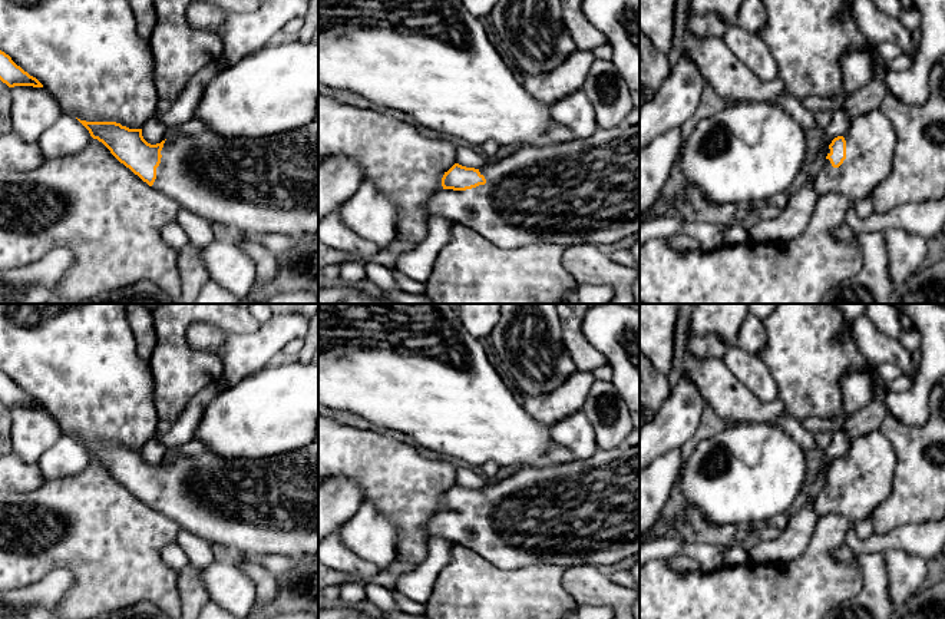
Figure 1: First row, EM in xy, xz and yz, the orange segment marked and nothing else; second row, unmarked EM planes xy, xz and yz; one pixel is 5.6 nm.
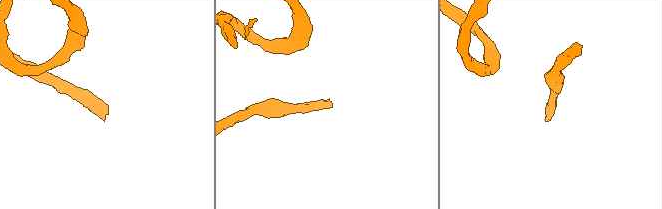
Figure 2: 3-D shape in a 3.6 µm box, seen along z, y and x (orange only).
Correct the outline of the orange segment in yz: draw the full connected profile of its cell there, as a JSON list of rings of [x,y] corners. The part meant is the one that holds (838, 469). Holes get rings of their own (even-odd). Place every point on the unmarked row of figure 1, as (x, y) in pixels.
[[[880,430],[852,440],[849,451],[829,466],[826,484],[813,504],[817,517],[837,513],[849,519],[855,527],[872,517],[878,506],[892,493],[896,464],[893,446]]]

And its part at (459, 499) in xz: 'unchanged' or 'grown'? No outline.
grown

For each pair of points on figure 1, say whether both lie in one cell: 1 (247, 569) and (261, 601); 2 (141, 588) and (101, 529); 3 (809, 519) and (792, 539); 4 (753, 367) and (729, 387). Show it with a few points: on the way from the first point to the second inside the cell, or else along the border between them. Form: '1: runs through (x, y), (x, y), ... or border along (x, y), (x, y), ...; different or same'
1: runs through (255, 576), (261, 582), (261, 592); same
2: runs through (129, 573), (116, 560), (112, 543); same
3: runs through (805, 523), (796, 535); same
4: border along (722, 358), (729, 370), (763, 401); different

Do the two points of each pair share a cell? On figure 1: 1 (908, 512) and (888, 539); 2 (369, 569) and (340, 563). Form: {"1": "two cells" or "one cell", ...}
{"1": "two cells", "2": "one cell"}

